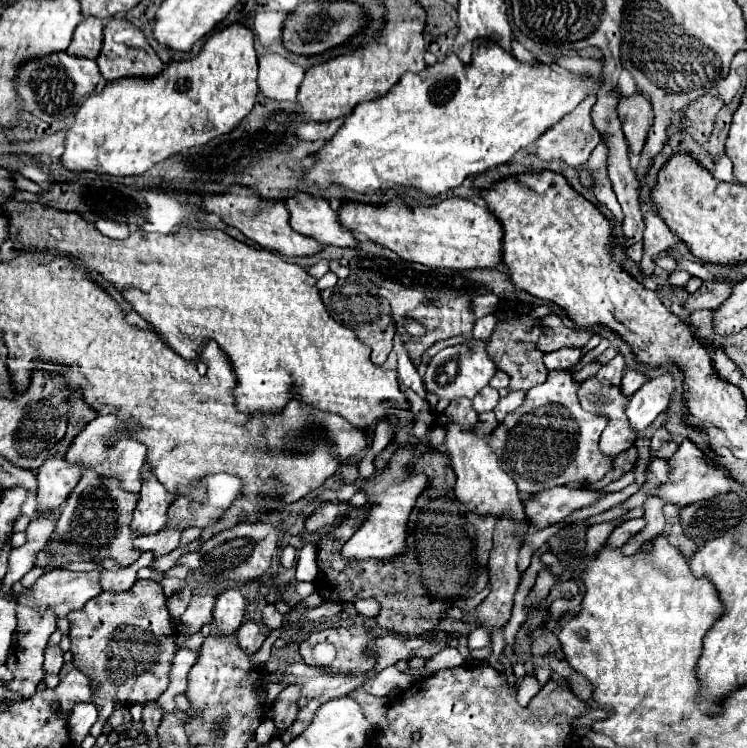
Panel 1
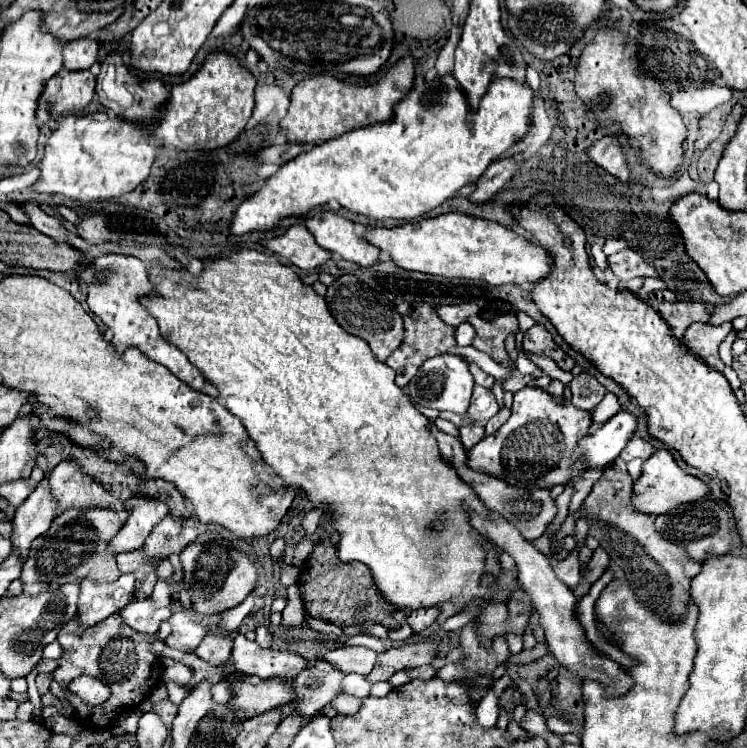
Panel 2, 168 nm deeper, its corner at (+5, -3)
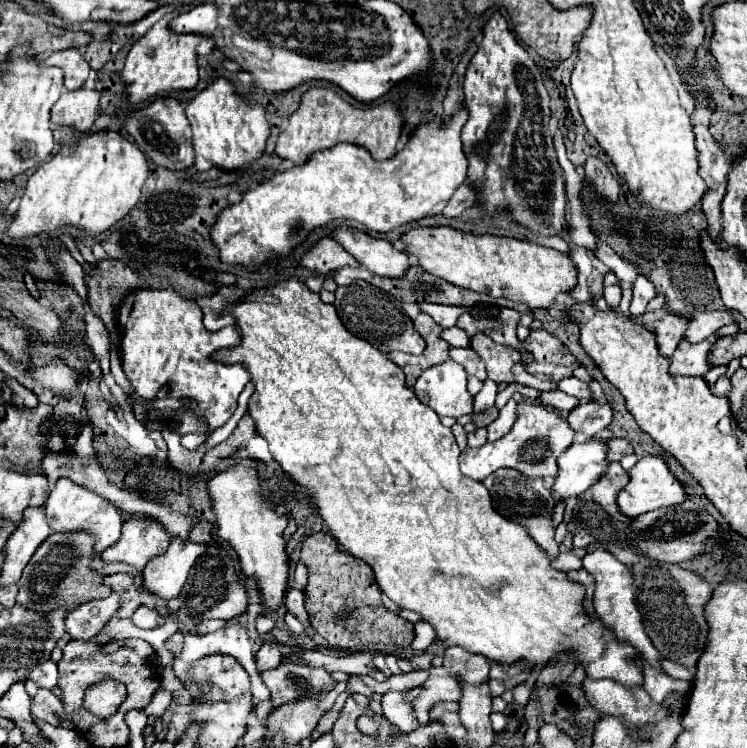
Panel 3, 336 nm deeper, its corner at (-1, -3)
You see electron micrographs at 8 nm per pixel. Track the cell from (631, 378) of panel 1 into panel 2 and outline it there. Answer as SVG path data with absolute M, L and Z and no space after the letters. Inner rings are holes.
M607 393L605 397L603 397L603 401L591 411L591 417L593 417L593 423L595 425L603 425L605 421L609 421L615 413L619 413L621 411L621 407L619 407L619 401L617 401L617 397L613 395L613 393Z

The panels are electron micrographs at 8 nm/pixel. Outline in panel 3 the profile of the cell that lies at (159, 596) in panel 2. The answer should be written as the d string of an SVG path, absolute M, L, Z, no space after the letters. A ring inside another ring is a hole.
M141 605L141 607L133 613L131 619L137 621L137 625L141 625L143 629L149 629L149 627L155 627L161 617L163 617L163 615L161 615L155 607L145 607L145 605Z

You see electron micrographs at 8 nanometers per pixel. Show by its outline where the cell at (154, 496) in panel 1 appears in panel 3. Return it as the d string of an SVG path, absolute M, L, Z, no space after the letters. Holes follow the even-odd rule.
M129 517L123 523L121 539L101 553L101 559L107 563L125 561L143 569L153 553L161 553L169 545L169 531L157 519L149 517Z

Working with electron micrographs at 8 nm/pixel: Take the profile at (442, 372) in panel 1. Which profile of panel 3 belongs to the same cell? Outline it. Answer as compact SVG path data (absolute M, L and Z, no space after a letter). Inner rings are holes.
M451 359L429 367L417 379L413 391L439 417L451 415L457 419L473 411L473 395L467 391L467 371Z

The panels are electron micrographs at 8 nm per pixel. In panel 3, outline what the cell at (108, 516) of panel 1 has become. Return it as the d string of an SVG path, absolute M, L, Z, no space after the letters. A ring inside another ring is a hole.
M71 531L71 533L53 533L39 545L35 555L31 557L29 565L23 569L23 577L17 583L19 595L17 603L25 605L33 611L49 611L55 607L67 607L75 609L75 605L81 605L91 599L103 599L109 597L113 591L103 583L103 573L95 571L91 567L93 559L97 557L93 545L95 539L87 531Z

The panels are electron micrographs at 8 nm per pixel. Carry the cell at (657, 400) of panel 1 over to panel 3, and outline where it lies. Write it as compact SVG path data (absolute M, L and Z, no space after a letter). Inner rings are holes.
M597 437L585 443L573 443L559 457L559 475L553 483L553 495L557 501L581 495L607 473L609 461L605 443L605 439Z

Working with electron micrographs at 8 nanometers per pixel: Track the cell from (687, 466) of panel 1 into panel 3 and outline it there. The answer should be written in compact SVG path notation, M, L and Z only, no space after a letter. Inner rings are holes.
M647 455L643 459L639 459L639 463L629 471L629 477L631 477L629 485L617 497L621 513L627 515L629 519L635 519L643 513L649 513L649 511L655 511L655 509L661 509L661 507L679 505L679 503L689 499L683 483L679 483L673 477L673 473L669 471L665 459L659 457L659 455Z

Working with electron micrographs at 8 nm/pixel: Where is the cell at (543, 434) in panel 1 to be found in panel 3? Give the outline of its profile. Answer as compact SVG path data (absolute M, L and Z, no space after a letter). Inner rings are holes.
M523 397L523 401L519 401L517 405L517 421L505 437L493 443L485 443L479 449L469 447L459 455L461 473L475 481L483 481L487 475L495 473L501 467L513 467L527 477L555 479L559 473L557 459L573 443L573 437L575 437L575 431L567 423L565 415L553 409L547 409L543 403L533 403L529 397Z

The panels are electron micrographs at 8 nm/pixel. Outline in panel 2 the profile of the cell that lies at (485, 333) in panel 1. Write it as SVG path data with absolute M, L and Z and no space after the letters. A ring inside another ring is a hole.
M461 323L455 327L455 341L459 347L465 347L465 345L471 345L475 337L475 329L469 325L469 323Z

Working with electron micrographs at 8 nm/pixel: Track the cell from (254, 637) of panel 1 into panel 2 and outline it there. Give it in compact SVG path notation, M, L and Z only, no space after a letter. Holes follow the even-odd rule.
M239 633L233 641L233 665L243 675L257 677L287 677L293 681L305 667L307 661L293 651L273 651L261 649L255 641L249 641Z

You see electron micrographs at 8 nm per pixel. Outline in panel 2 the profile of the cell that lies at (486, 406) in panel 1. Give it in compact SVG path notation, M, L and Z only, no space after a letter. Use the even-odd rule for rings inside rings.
M475 385L467 415L469 415L473 421L487 421L487 419L491 419L497 411L499 411L499 405L497 405L491 389L485 389L485 387L481 387L481 385Z

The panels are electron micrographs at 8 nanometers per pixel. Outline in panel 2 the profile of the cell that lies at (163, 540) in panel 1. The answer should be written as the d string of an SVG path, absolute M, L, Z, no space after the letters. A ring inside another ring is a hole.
M143 549L117 555L119 571L135 575L133 595L137 599L147 599L151 595L151 591L155 587L155 581L157 581L157 575L155 575L155 565L157 563L159 563L159 559L147 559Z

